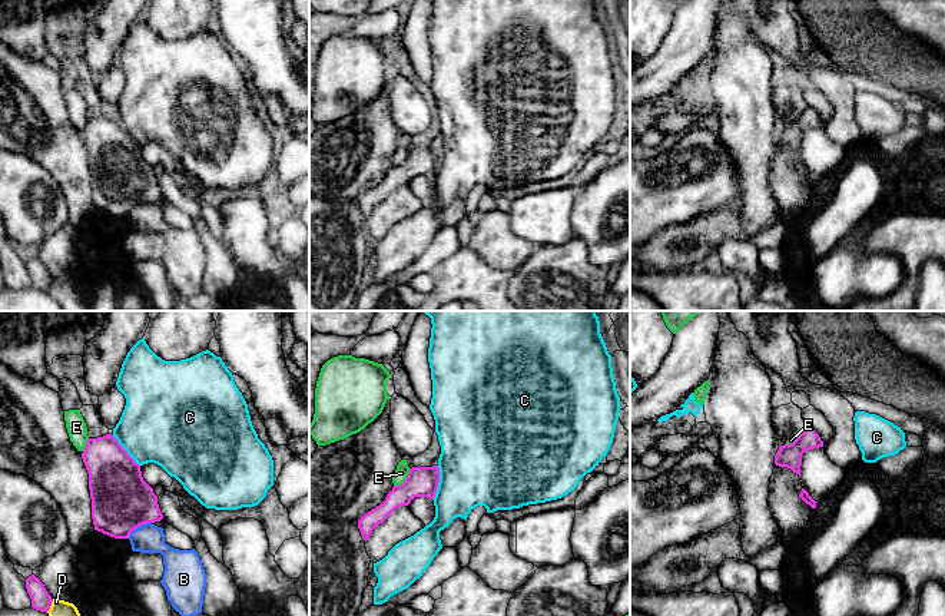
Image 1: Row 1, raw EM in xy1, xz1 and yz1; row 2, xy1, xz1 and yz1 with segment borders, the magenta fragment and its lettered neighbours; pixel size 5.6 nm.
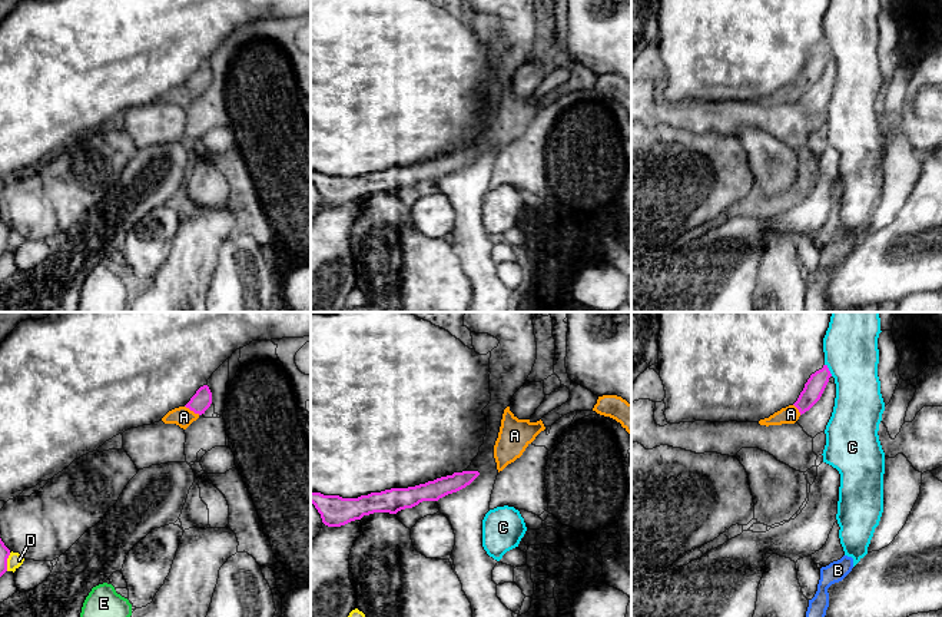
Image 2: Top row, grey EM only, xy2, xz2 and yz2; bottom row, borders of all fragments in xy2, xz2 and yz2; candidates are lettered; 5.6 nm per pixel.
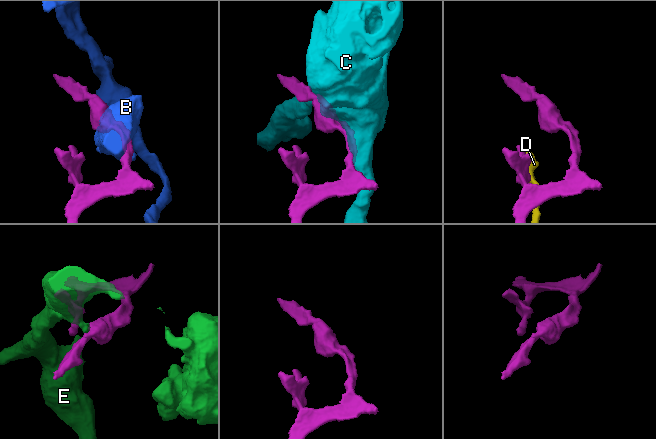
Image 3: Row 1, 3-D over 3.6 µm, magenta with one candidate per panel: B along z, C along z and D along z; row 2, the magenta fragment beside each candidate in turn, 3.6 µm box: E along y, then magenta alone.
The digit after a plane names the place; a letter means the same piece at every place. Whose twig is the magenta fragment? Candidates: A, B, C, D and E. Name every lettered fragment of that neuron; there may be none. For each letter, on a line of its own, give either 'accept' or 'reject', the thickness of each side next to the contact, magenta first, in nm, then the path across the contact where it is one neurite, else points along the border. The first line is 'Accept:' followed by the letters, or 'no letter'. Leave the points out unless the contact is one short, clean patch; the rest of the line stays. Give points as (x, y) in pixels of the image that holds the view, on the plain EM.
Accept: A
A: accept | 110/110 nm | across xy2 (201, 80), (192, 89), (183, 96)
B: reject | 340/160 nm
C: reject | 180/460 nm
D: reject | 110/140 nm
E: reject | 180/80 nm | along xz1 (410, 148), (405, 158), (394, 165)

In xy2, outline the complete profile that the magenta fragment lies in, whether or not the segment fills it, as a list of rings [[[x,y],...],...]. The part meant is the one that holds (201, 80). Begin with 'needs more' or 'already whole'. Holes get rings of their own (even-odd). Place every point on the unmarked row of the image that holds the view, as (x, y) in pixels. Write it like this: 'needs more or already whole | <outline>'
needs more | [[[208,64],[200,66],[185,86],[169,90],[162,100],[165,103],[176,103],[186,109],[196,100],[212,83],[212,72]]]

